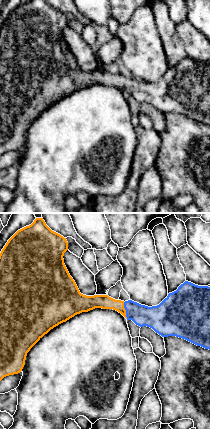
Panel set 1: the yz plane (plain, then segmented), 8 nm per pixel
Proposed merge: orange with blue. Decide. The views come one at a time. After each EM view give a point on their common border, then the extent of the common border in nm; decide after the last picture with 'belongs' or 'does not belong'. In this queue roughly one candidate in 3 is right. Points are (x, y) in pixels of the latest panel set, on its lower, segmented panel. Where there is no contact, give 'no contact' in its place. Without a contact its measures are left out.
(125, 310) | 140 nm

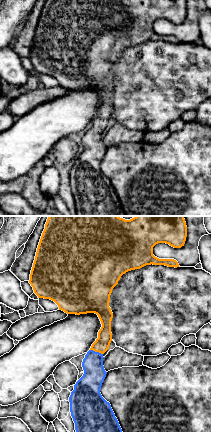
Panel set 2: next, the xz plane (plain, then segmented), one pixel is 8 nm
(96, 351) | 110 nm

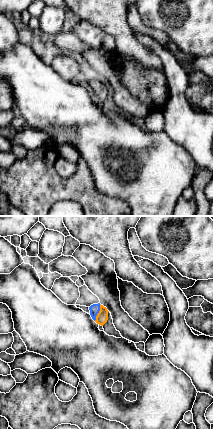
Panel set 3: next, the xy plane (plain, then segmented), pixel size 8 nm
(99, 312) | 140 nm

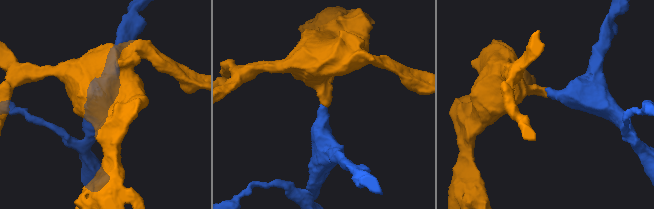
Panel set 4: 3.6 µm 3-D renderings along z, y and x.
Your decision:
belongs

